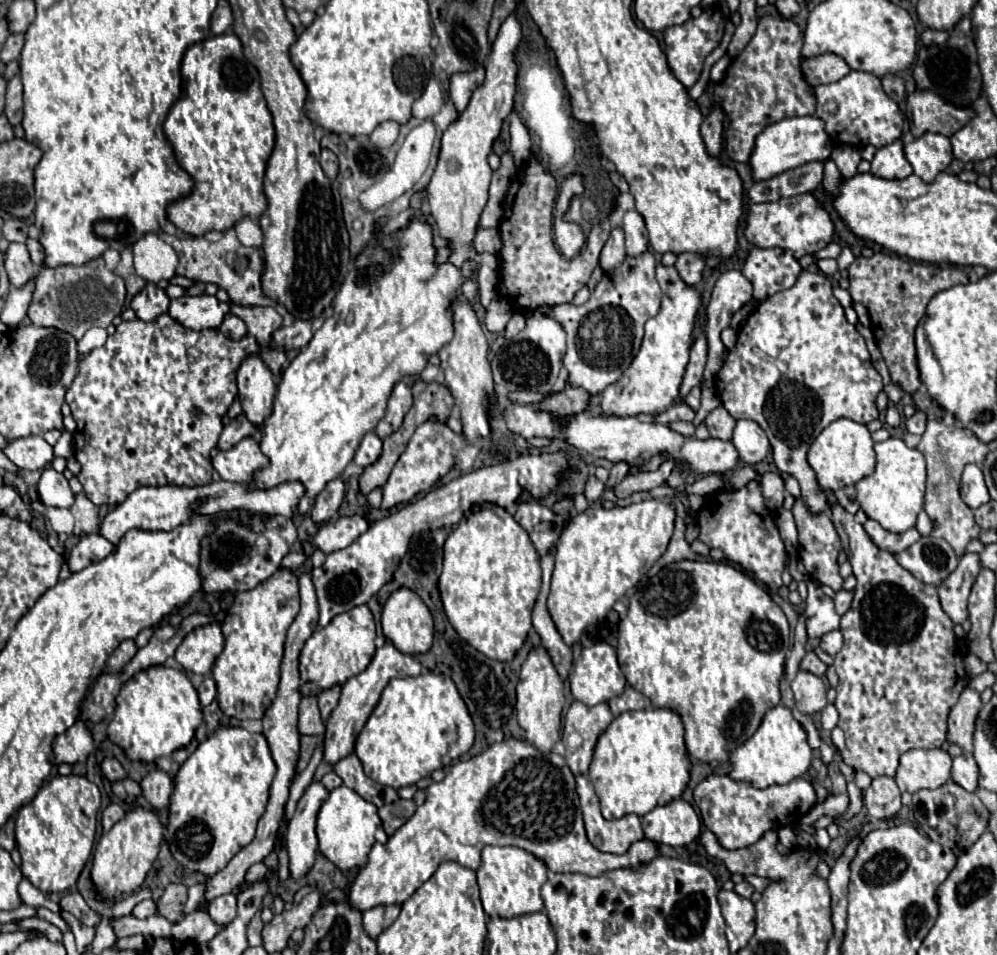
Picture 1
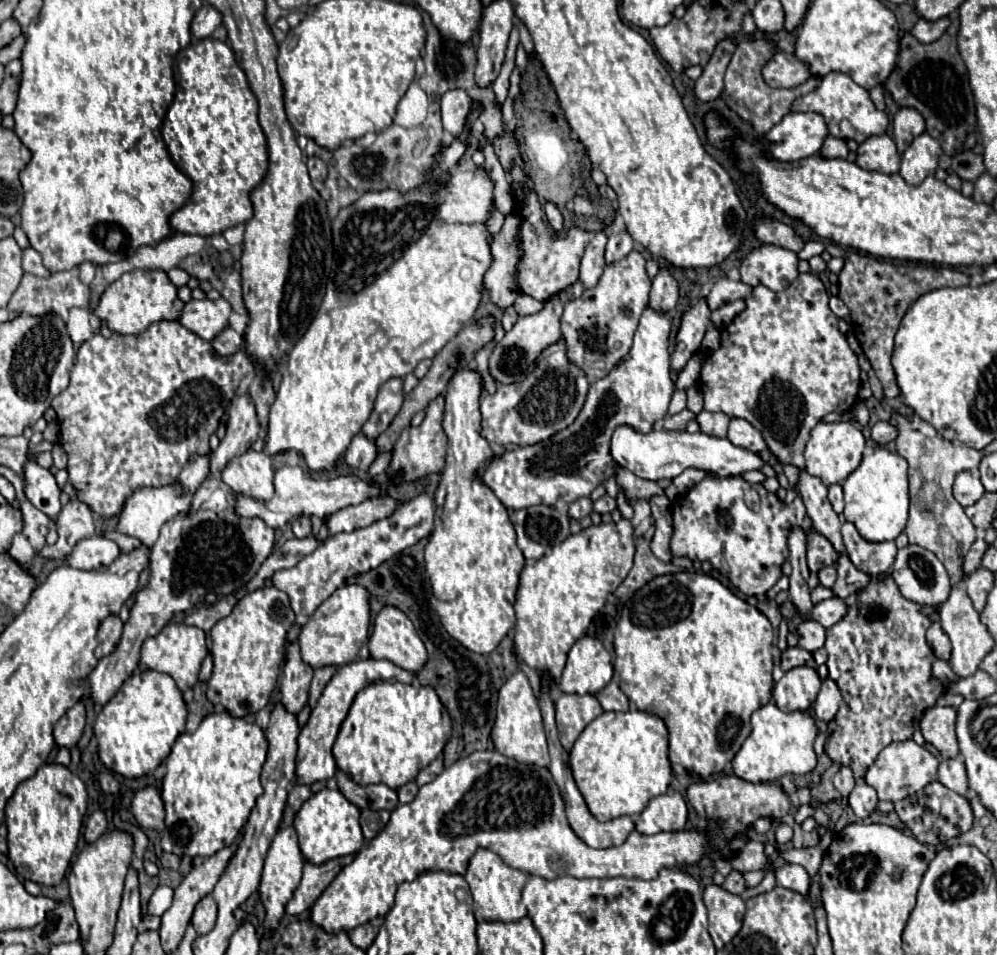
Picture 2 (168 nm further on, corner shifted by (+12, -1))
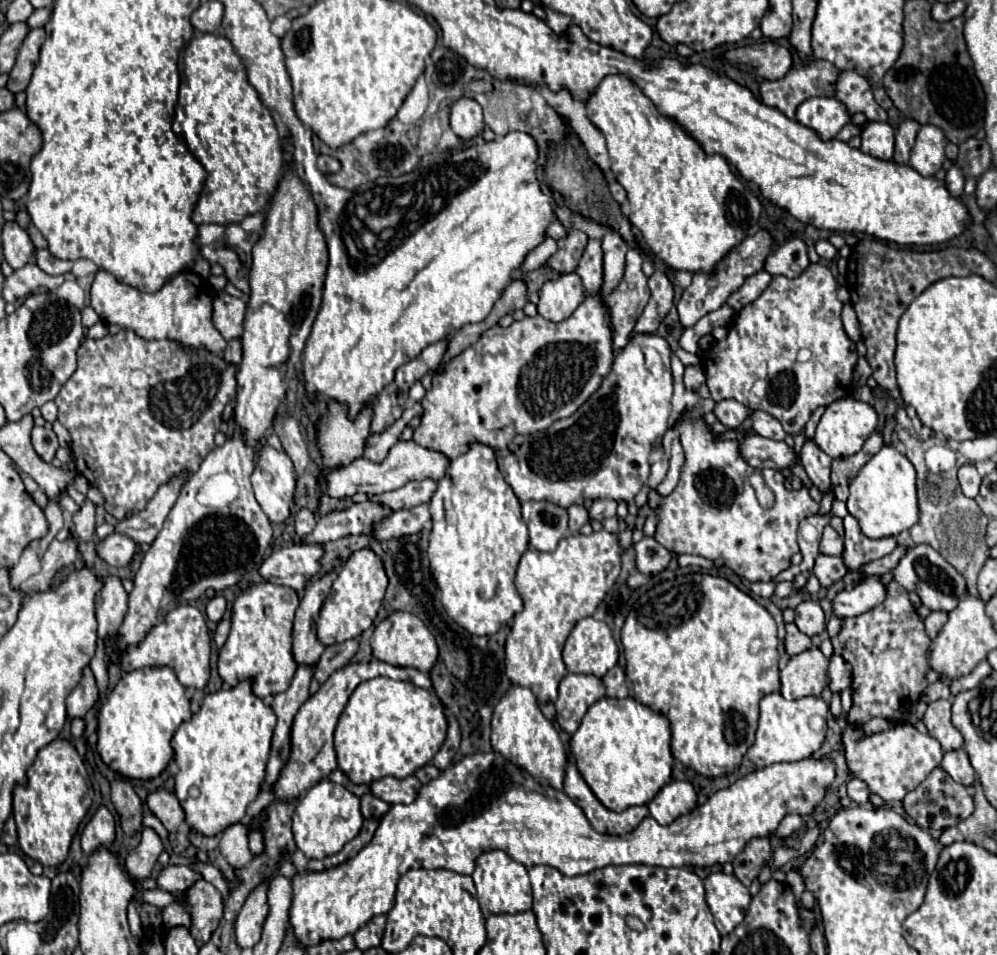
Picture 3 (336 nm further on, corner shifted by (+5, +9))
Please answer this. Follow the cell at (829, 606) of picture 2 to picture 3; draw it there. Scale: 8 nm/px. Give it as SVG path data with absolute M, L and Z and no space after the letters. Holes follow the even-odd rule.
M865 575L859 585L851 591L841 591L833 599L833 613L837 617L857 617L865 611L871 611L875 605L885 601L887 587L879 575Z

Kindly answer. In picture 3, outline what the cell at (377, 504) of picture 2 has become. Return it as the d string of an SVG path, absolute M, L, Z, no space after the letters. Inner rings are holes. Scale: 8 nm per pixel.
M423 479L423 481L411 481L401 489L395 489L395 491L383 493L383 495L375 495L371 499L377 503L389 505L393 511L411 509L411 507L417 507L421 503L429 503L435 489L437 489L437 481Z

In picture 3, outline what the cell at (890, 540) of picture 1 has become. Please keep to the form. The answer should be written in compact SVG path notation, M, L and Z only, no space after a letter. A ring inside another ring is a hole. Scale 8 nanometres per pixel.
M847 515L843 519L843 525L845 525L843 563L849 571L855 571L861 565L867 565L875 559L881 559L883 555L889 555L897 545L895 537L883 537L883 539L865 537L859 529L857 519L851 517L851 515Z

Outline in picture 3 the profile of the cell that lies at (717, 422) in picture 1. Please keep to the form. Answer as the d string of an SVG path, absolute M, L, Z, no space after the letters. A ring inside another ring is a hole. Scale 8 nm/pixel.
M727 399L727 401L719 401L717 403L715 415L729 429L737 429L745 421L745 417L749 415L749 409L745 405L741 405L741 403L733 401L733 399Z

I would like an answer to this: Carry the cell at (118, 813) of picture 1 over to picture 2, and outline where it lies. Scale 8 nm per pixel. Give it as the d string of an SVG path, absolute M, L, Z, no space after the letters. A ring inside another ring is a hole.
M100 809L94 811L94 813L88 817L88 821L86 821L86 831L84 831L86 841L88 841L88 843L96 841L96 839L106 831L106 827L108 827L106 815L104 815Z

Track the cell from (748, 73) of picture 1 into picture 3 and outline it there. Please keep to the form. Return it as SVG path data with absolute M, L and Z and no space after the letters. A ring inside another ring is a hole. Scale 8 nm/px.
M813 61L803 69L791 69L783 79L761 81L761 101L793 119L805 99L833 97L837 77L839 69L835 69L835 65L829 61Z

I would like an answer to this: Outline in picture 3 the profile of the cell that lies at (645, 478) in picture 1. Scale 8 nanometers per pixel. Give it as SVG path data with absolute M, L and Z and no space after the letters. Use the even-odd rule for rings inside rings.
M597 499L589 507L589 519L603 521L607 517L615 517L615 511L617 511L617 503L615 501L611 501L611 499Z

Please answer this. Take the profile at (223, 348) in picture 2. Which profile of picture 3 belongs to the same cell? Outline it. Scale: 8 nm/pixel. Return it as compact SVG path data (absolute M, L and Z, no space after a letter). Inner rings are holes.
M231 339L227 343L227 349L223 353L223 359L231 365L239 365L241 363L241 341L239 339Z

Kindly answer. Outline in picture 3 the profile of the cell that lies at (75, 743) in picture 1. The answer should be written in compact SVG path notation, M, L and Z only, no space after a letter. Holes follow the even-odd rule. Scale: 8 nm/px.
M89 665L83 669L83 679L81 683L71 691L71 695L67 697L67 715L71 719L75 717L85 717L85 713L93 707L93 703L99 697L99 689L95 685L95 677L89 669Z

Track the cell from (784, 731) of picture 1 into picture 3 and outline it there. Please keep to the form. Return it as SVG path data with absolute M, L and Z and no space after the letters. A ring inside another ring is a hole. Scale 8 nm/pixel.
M779 691L769 693L761 699L761 717L757 727L757 739L753 747L747 751L747 757L757 767L767 767L775 763L799 761L815 755L815 751L825 741L827 723L825 717L829 707L821 697L803 697L799 701L787 701Z

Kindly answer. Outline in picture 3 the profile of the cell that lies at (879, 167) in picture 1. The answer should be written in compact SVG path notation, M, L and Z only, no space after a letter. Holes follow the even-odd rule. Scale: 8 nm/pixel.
M869 121L861 131L861 151L875 157L889 161L893 157L893 145L895 135L889 123L881 121Z

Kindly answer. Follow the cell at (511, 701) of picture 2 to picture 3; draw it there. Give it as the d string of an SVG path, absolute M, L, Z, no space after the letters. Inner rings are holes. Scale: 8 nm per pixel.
M513 685L495 707L491 727L491 747L495 753L507 757L507 761L531 773L531 777L535 777L541 785L551 785L553 789L563 787L567 753L559 739L559 733L555 731L551 721L543 717L531 689Z

